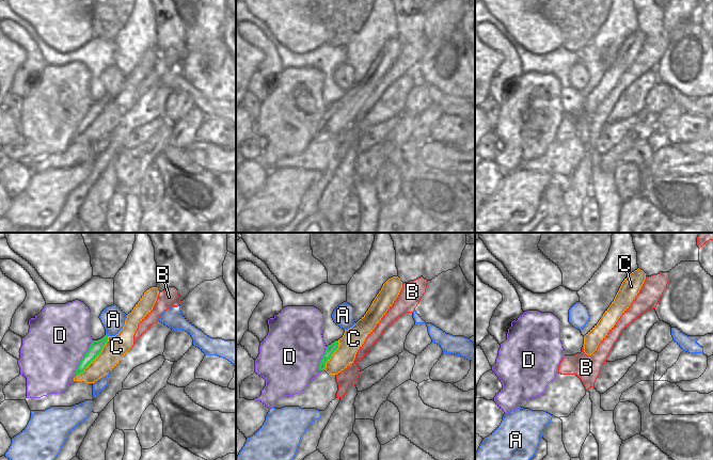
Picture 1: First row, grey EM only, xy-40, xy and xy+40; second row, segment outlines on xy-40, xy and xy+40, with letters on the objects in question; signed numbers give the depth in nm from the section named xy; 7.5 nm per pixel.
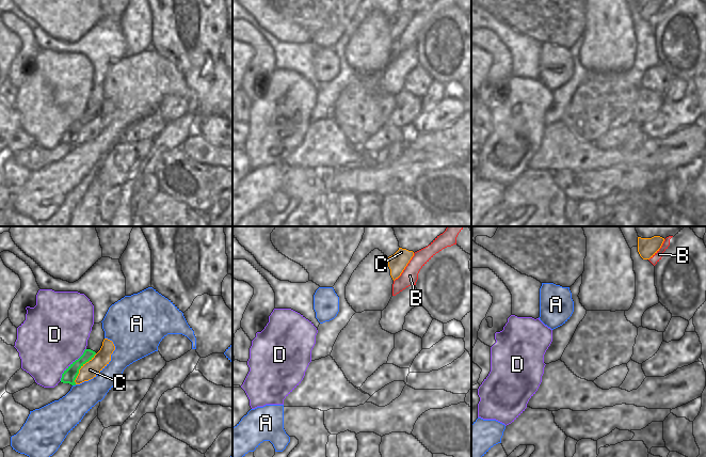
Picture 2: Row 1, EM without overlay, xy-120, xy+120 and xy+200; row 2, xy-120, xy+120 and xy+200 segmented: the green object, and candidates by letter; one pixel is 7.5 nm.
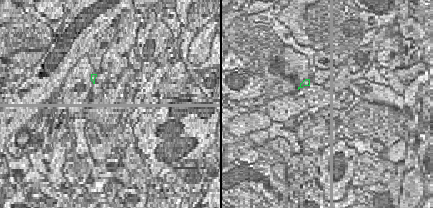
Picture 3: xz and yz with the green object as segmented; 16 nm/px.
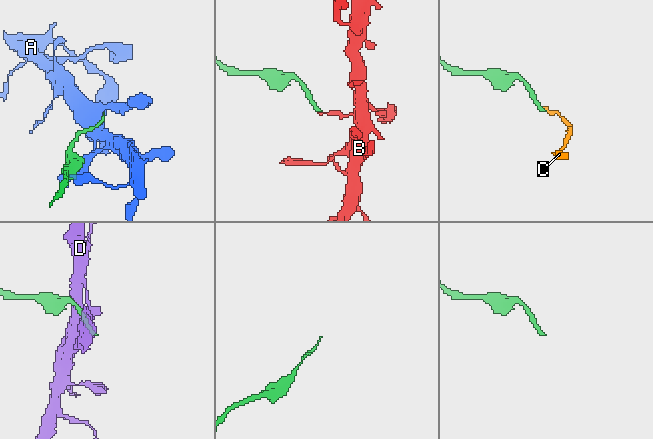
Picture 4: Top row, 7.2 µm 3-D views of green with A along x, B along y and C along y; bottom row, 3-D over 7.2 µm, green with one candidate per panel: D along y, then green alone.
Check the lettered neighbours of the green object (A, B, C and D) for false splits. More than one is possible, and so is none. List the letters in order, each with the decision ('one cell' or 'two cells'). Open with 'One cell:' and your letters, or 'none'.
One cell: C
A: two cells
B: two cells
C: one cell
D: two cells

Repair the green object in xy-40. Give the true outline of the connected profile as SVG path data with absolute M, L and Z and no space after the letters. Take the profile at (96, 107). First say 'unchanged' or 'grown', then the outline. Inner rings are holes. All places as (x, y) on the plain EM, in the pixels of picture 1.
grown | M157 48L147 50L127 76L123 90L115 97L106 95L102 99L92 102L76 130L74 142L94 144L107 137L118 125L133 106L138 85L150 74L158 55Z

